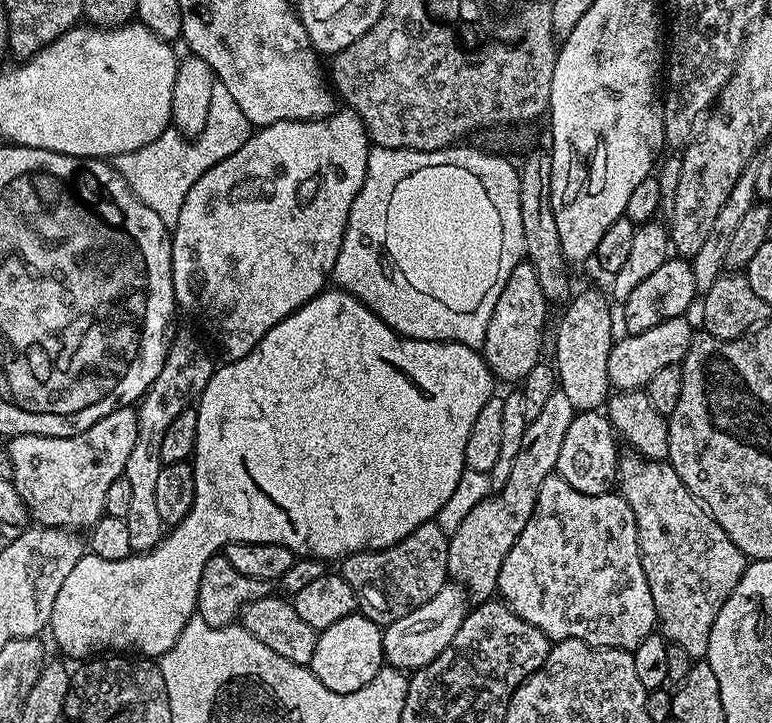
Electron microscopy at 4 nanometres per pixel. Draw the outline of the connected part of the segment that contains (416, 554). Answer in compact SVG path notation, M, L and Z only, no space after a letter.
M435 519L426 521L402 542L385 548L371 548L345 556L338 564L339 575L350 582L359 611L375 624L387 626L406 618L410 610L418 610L442 586L449 583L448 536L442 532Z

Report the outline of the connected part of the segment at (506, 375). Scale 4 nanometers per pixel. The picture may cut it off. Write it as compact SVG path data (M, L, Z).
M527 262L514 266L514 270L510 270L510 278L506 278L502 295L494 305L494 314L490 314L482 349L483 358L497 381L522 382L526 374L541 363L540 351L544 348L544 323L548 320L548 308L550 301L546 294L542 294L542 285L538 282L534 266Z

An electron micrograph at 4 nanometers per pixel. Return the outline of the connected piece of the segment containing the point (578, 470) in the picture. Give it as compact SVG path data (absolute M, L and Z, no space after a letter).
M603 411L577 412L566 430L562 451L558 454L555 475L561 476L574 490L591 496L612 492L618 480L618 437Z

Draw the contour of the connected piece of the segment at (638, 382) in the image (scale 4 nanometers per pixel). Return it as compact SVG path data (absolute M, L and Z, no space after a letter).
M687 315L670 318L658 326L650 326L650 330L642 330L635 334L624 334L613 343L608 359L608 382L613 389L620 392L634 392L643 389L662 370L662 366L680 364L688 353L694 339L692 324Z

